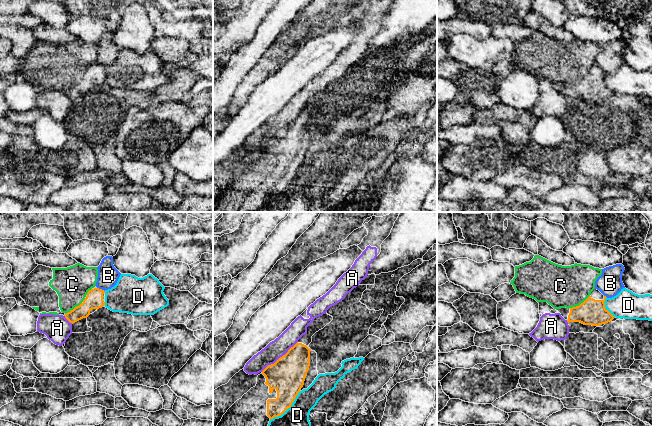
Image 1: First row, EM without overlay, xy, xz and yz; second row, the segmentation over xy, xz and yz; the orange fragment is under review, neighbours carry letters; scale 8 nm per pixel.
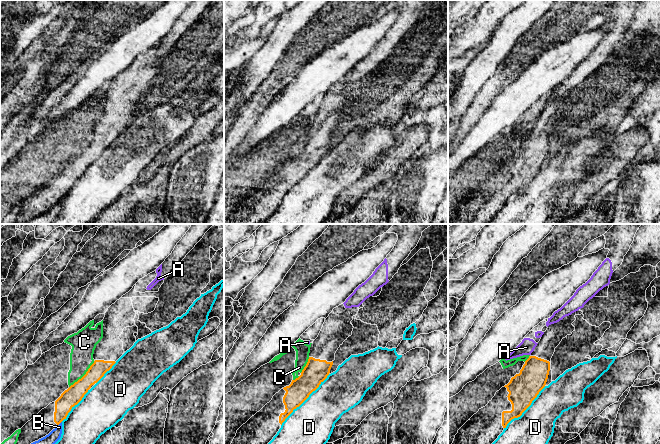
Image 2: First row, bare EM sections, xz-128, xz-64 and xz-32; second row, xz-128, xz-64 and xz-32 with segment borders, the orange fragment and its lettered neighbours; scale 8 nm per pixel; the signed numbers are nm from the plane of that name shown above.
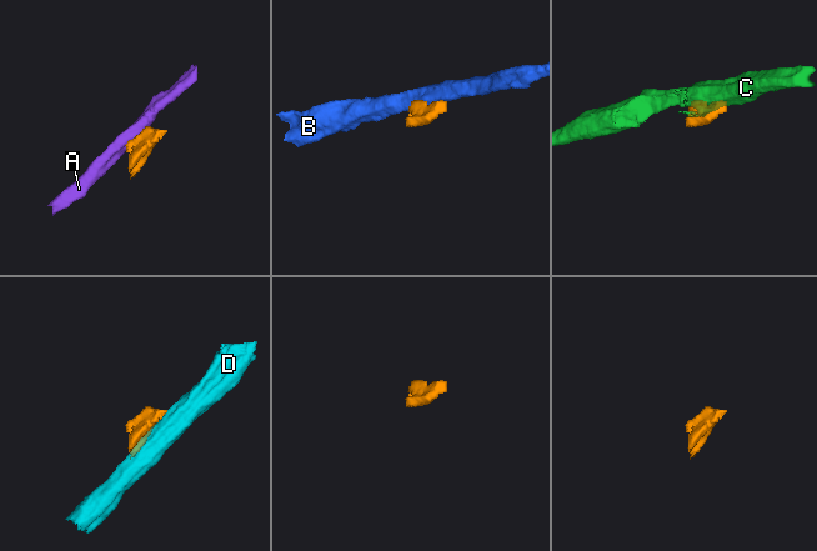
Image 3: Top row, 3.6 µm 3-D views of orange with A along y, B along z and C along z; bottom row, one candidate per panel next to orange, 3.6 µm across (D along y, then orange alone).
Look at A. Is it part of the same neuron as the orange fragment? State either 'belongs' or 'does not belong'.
does not belong

